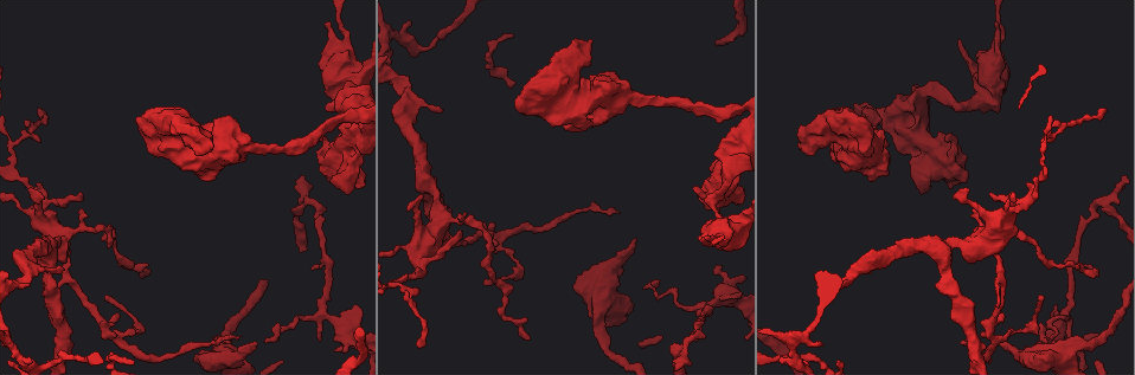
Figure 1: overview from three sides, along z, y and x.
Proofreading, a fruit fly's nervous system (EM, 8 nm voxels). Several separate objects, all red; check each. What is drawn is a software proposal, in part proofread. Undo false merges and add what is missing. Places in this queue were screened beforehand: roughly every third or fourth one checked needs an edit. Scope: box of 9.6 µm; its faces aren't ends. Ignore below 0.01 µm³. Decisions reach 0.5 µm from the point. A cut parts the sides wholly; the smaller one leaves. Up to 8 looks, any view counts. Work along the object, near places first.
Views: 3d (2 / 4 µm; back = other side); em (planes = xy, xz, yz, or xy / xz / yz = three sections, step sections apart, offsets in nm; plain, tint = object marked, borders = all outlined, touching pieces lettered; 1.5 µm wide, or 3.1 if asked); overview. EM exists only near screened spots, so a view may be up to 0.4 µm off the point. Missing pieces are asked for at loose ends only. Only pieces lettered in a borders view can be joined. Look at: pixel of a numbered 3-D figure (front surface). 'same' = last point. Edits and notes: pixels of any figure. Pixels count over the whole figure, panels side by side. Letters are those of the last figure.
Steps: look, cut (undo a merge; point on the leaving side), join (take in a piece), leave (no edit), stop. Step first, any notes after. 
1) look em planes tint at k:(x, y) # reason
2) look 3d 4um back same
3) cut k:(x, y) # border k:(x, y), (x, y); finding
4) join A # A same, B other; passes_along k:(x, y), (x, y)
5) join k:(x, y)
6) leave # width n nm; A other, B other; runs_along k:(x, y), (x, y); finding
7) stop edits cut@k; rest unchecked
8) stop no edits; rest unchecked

look em xy step 8 tint at 1:(1103, 201) # sharp bend

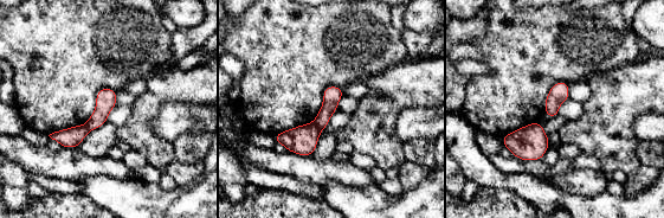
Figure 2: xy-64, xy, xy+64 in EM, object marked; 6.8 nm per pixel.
look em planes borders same # cut it another way

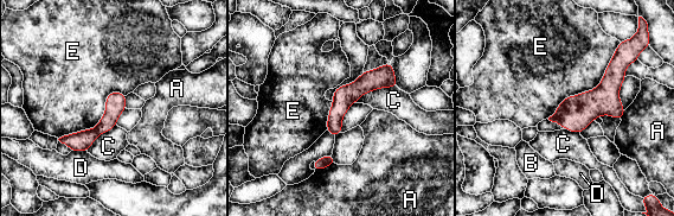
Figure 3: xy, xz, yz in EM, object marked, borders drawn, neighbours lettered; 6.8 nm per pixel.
cut 3:(115, 102) # longest_contact E 700 nm; A other, B other, C other, D other, E other; border 3:(95, 127), (98, 133); a second cell is stuck on

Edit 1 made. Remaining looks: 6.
look overview

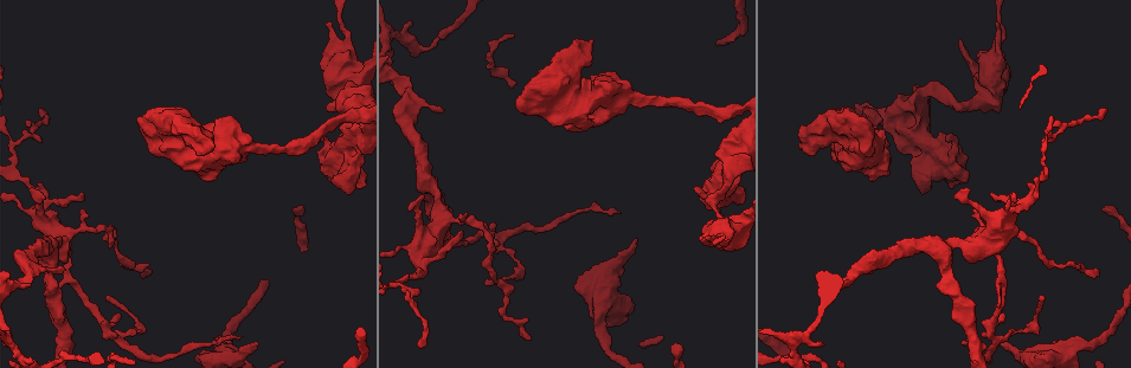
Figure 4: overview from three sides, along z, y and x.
look em planes tint at 4:(424, 269) # thick turns thin

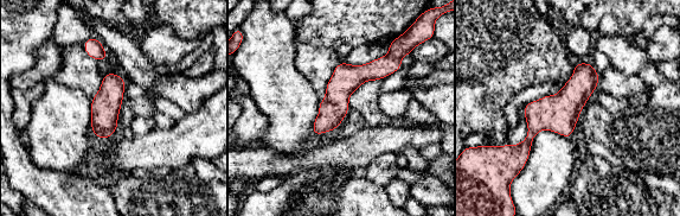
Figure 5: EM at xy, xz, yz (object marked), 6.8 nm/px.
look em planes borders same # see the neighbours

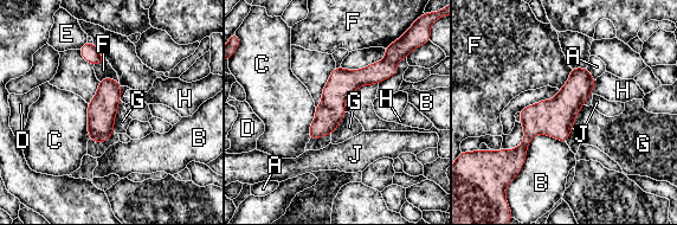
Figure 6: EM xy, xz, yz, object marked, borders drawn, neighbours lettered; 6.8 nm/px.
leave # A other, B other, C other, D other, E other, F other, G other, H other, J other; runs_along 6:(585, 70), (580, 84), (510, 156); continuous, no second cell

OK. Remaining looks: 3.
look em planes borders at 4:(998, 22) # branch stops here

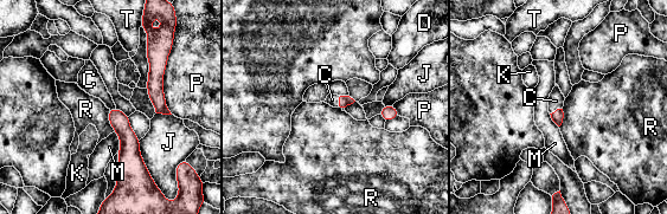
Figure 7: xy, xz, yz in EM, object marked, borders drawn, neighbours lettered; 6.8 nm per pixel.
join C # longest_contact P 400 nm; C same, D other, J other, K other, M other, P other, R other, T other; passes_along 7:(558, 115), (556, 110), (556, 101); it goes on there

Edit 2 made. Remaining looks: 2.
stop edits cut@3, join@7; rest unchecked

